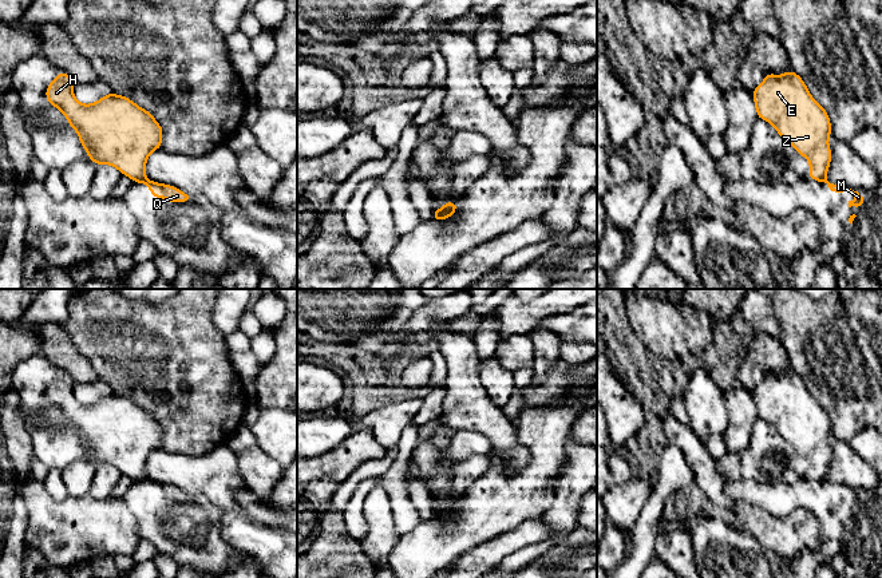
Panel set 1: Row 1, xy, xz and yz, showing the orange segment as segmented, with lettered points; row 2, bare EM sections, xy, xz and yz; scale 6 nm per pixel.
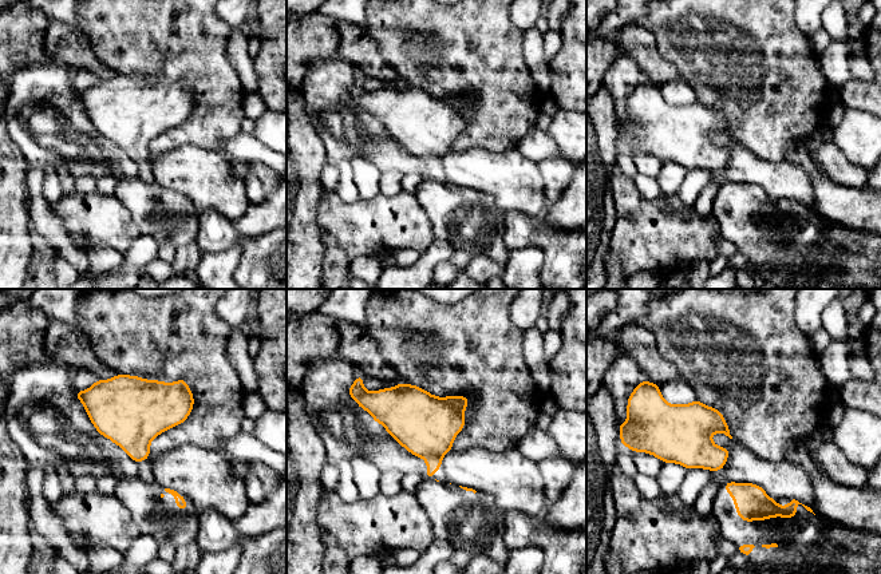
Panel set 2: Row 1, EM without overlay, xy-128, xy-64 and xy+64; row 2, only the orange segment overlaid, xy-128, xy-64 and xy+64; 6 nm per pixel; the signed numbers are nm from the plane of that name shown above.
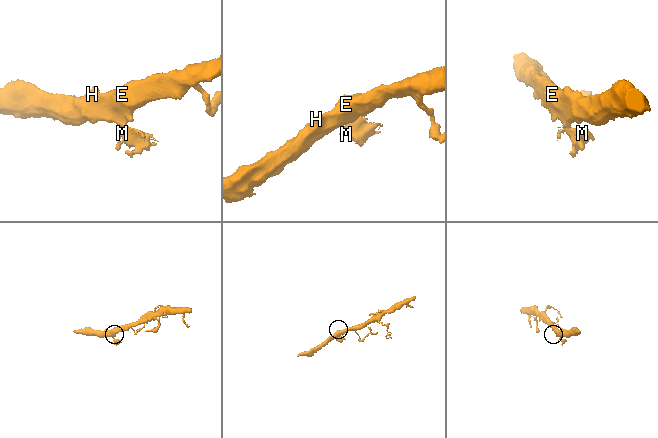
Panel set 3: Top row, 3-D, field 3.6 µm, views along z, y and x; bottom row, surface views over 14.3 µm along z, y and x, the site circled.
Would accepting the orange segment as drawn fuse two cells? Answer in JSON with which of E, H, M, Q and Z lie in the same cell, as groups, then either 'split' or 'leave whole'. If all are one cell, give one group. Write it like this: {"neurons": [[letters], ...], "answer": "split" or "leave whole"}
{"neurons": [["E", "H", "Z"], ["M", "Q"]], "answer": "split"}

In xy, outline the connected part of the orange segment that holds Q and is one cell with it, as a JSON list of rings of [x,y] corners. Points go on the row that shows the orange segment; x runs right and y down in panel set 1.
[[[150,179],[134,182],[145,183],[154,198],[163,198],[167,202],[190,202],[193,199],[193,195],[189,195],[171,185],[158,183]]]

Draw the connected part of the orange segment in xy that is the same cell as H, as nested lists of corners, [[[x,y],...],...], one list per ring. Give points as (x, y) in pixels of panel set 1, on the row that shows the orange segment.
[[[58,72],[46,90],[46,99],[68,120],[72,130],[95,165],[110,165],[134,181],[146,179],[146,162],[150,154],[162,147],[163,130],[153,114],[123,95],[110,92],[99,100],[83,104],[74,95],[74,79]]]

